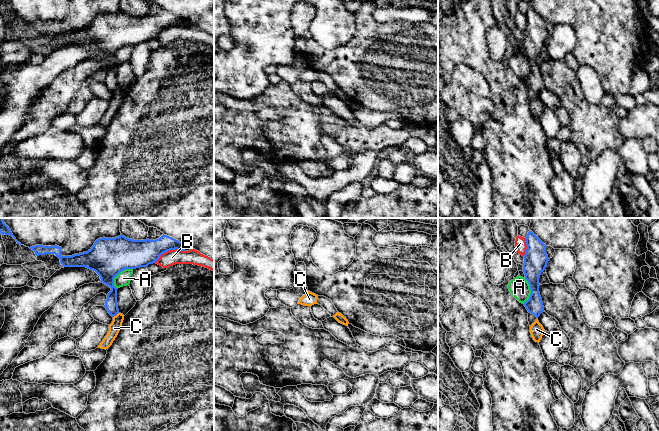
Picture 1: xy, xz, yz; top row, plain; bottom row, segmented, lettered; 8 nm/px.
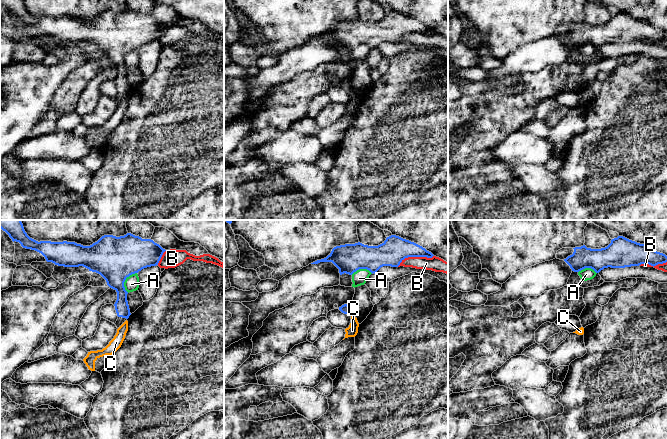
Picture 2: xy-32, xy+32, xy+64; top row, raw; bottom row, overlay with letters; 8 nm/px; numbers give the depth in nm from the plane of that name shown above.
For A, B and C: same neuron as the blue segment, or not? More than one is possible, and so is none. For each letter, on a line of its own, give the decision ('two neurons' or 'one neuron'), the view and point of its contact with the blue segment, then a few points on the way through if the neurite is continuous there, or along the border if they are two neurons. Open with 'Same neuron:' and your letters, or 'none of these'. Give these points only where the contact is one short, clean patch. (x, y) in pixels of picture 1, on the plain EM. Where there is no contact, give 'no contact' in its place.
Same neuron: none of these
A: two neurons; contact xy (118, 49); border xy (132, 44), (122, 46), (114, 54), (114, 62), (116, 64)
B: two neurons; contact xy (168, 26)
C: two neurons; contact xy (115, 91); border xy (118, 88), (113, 93)

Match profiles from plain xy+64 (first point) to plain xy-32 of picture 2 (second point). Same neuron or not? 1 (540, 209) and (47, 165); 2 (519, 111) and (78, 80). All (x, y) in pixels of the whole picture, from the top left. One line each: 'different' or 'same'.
1: different
2: same

